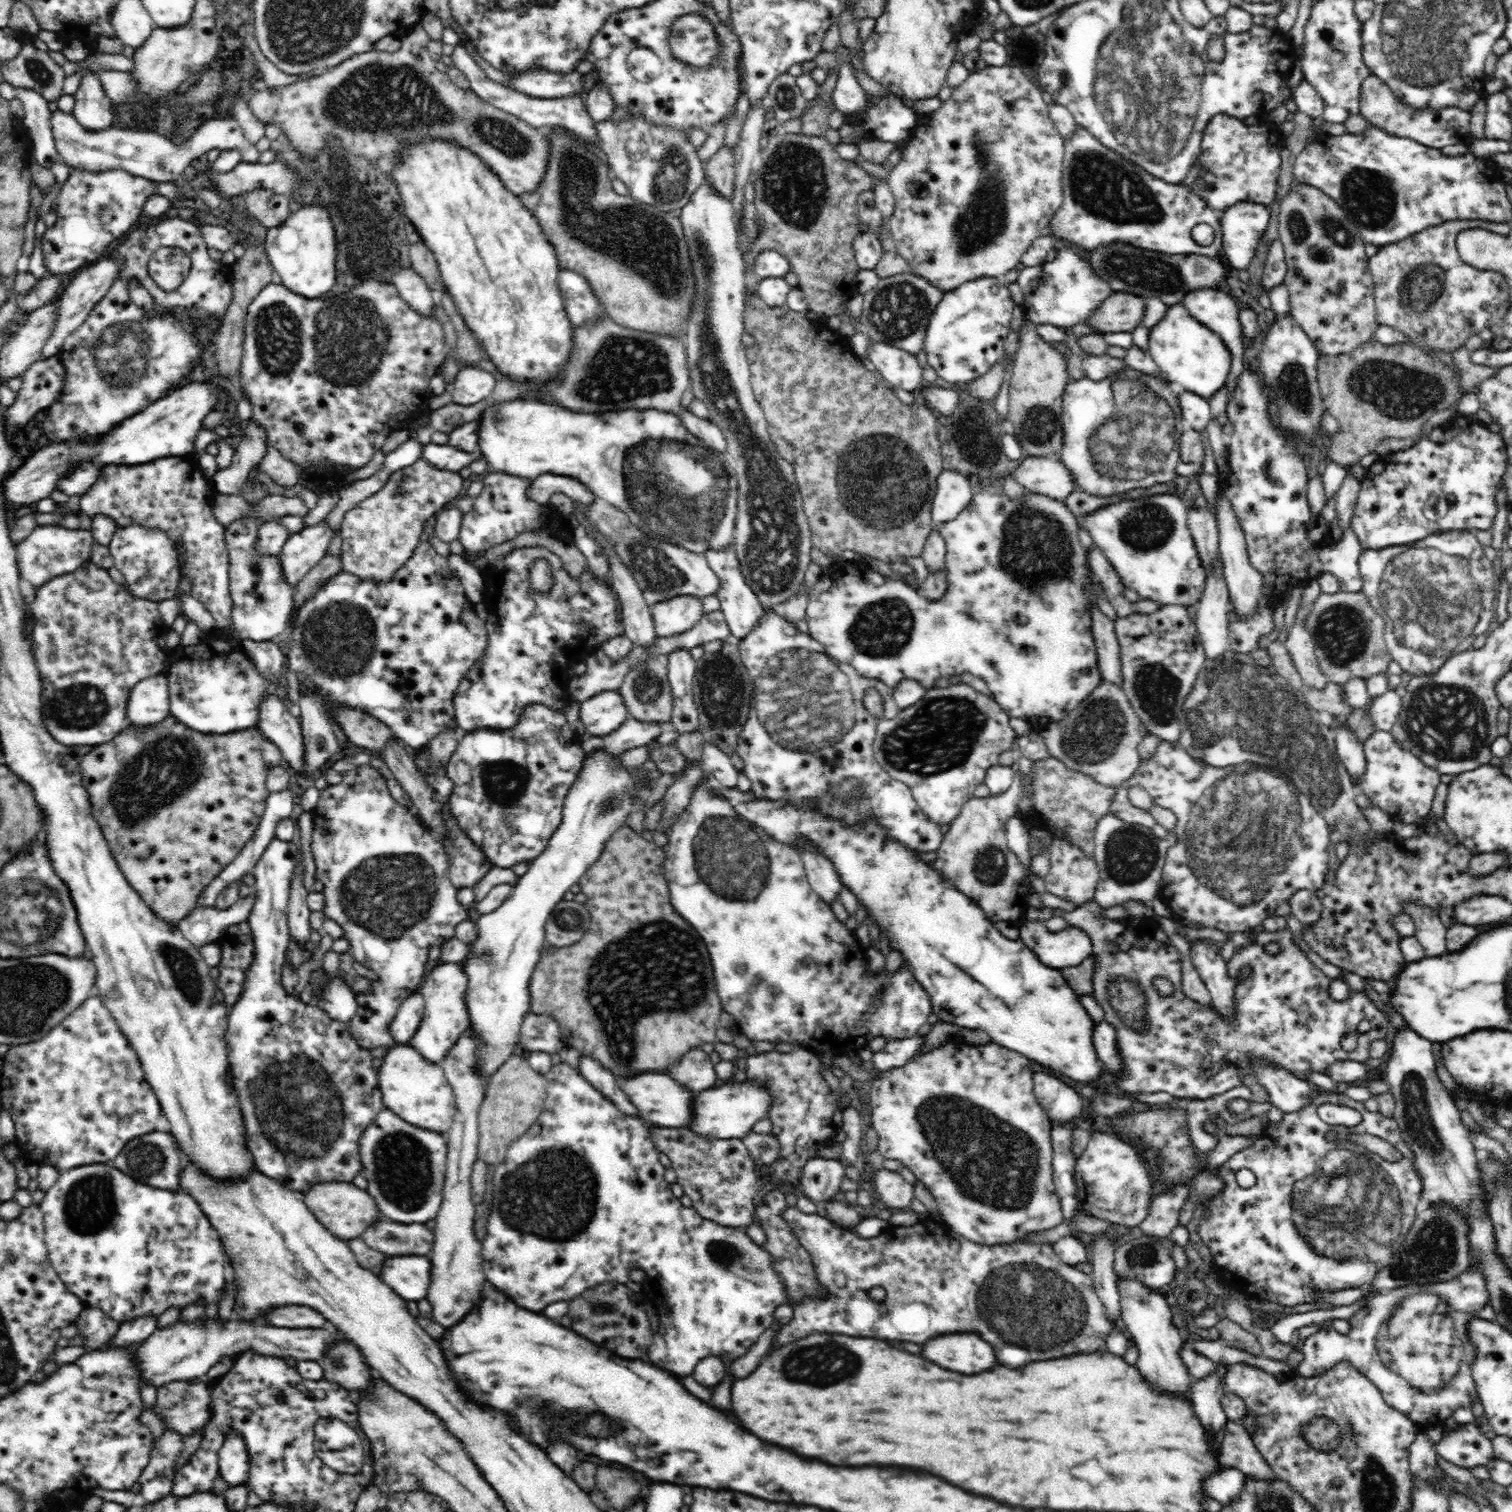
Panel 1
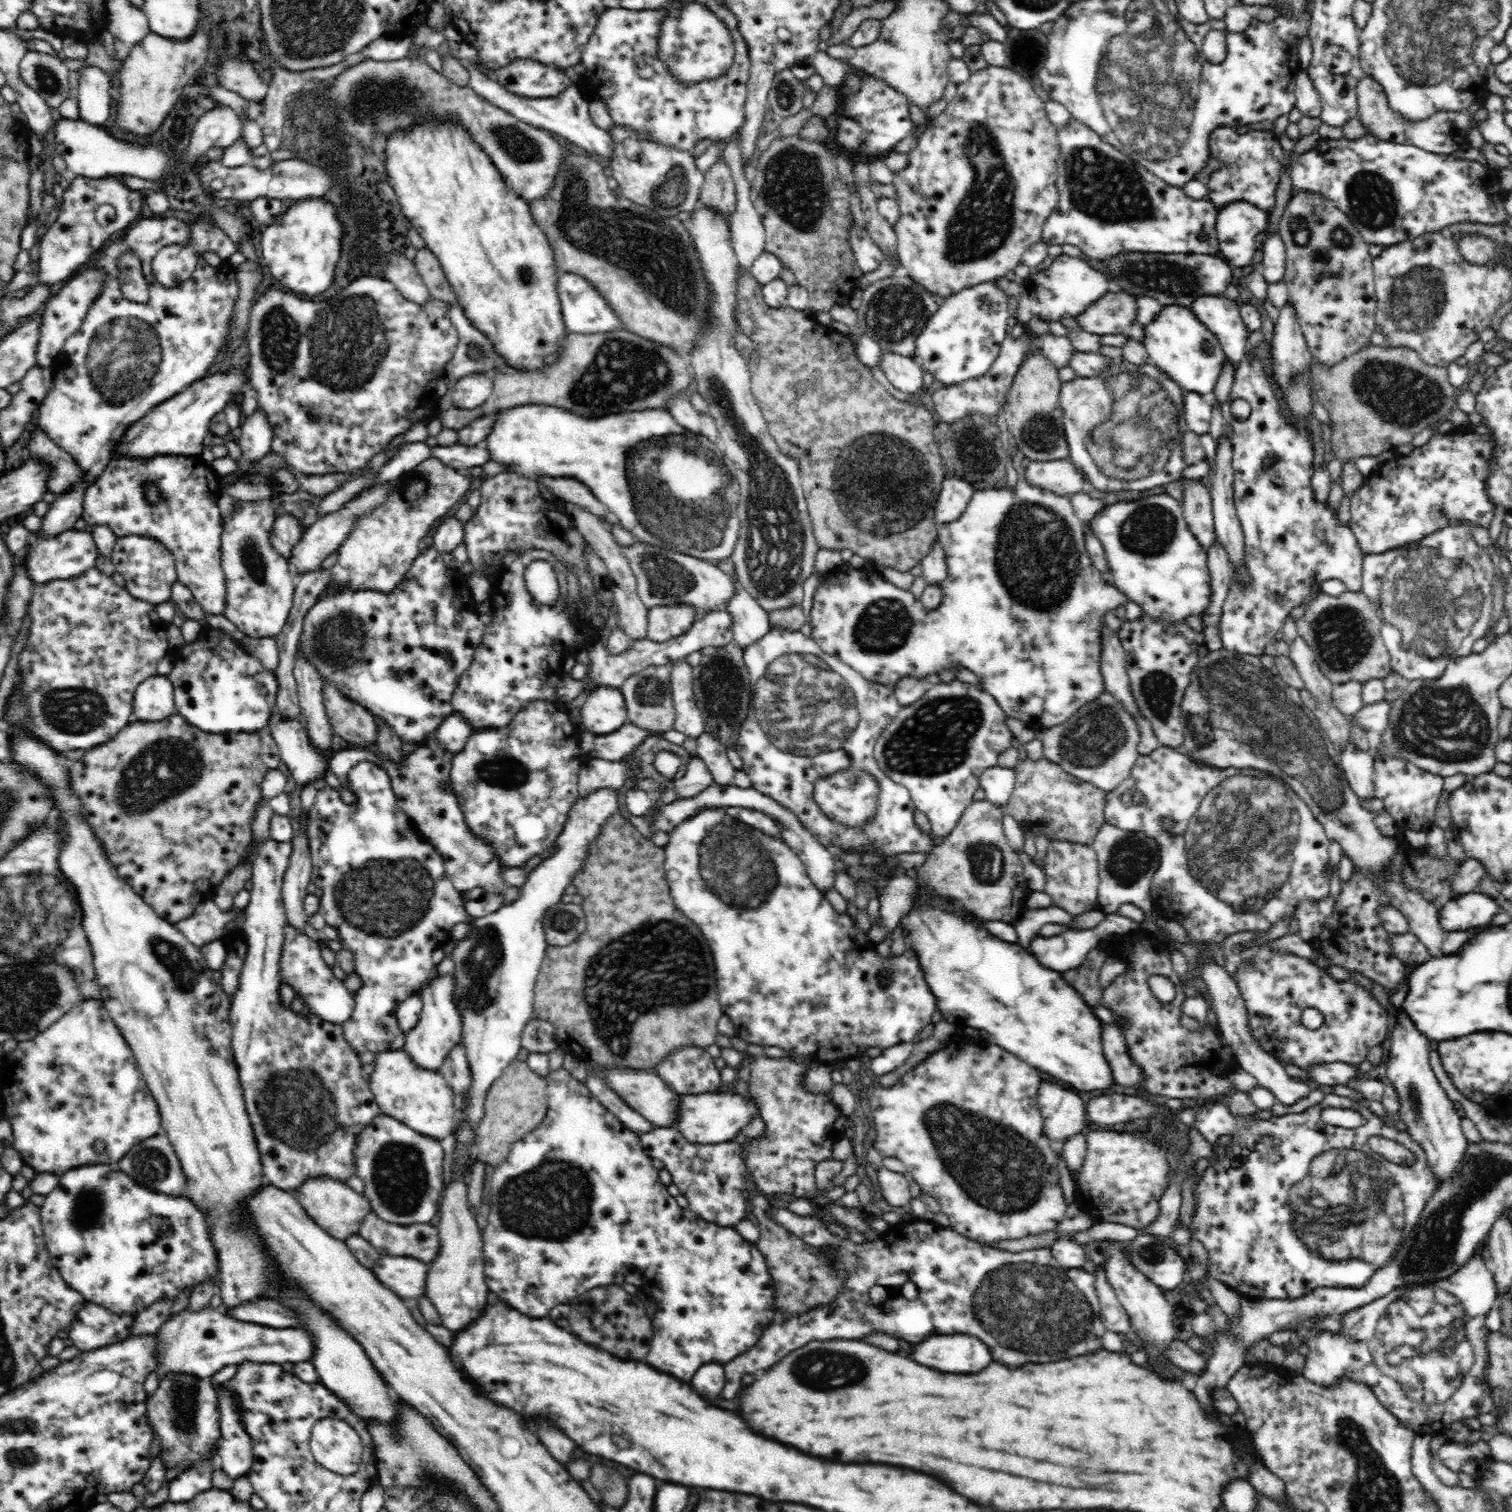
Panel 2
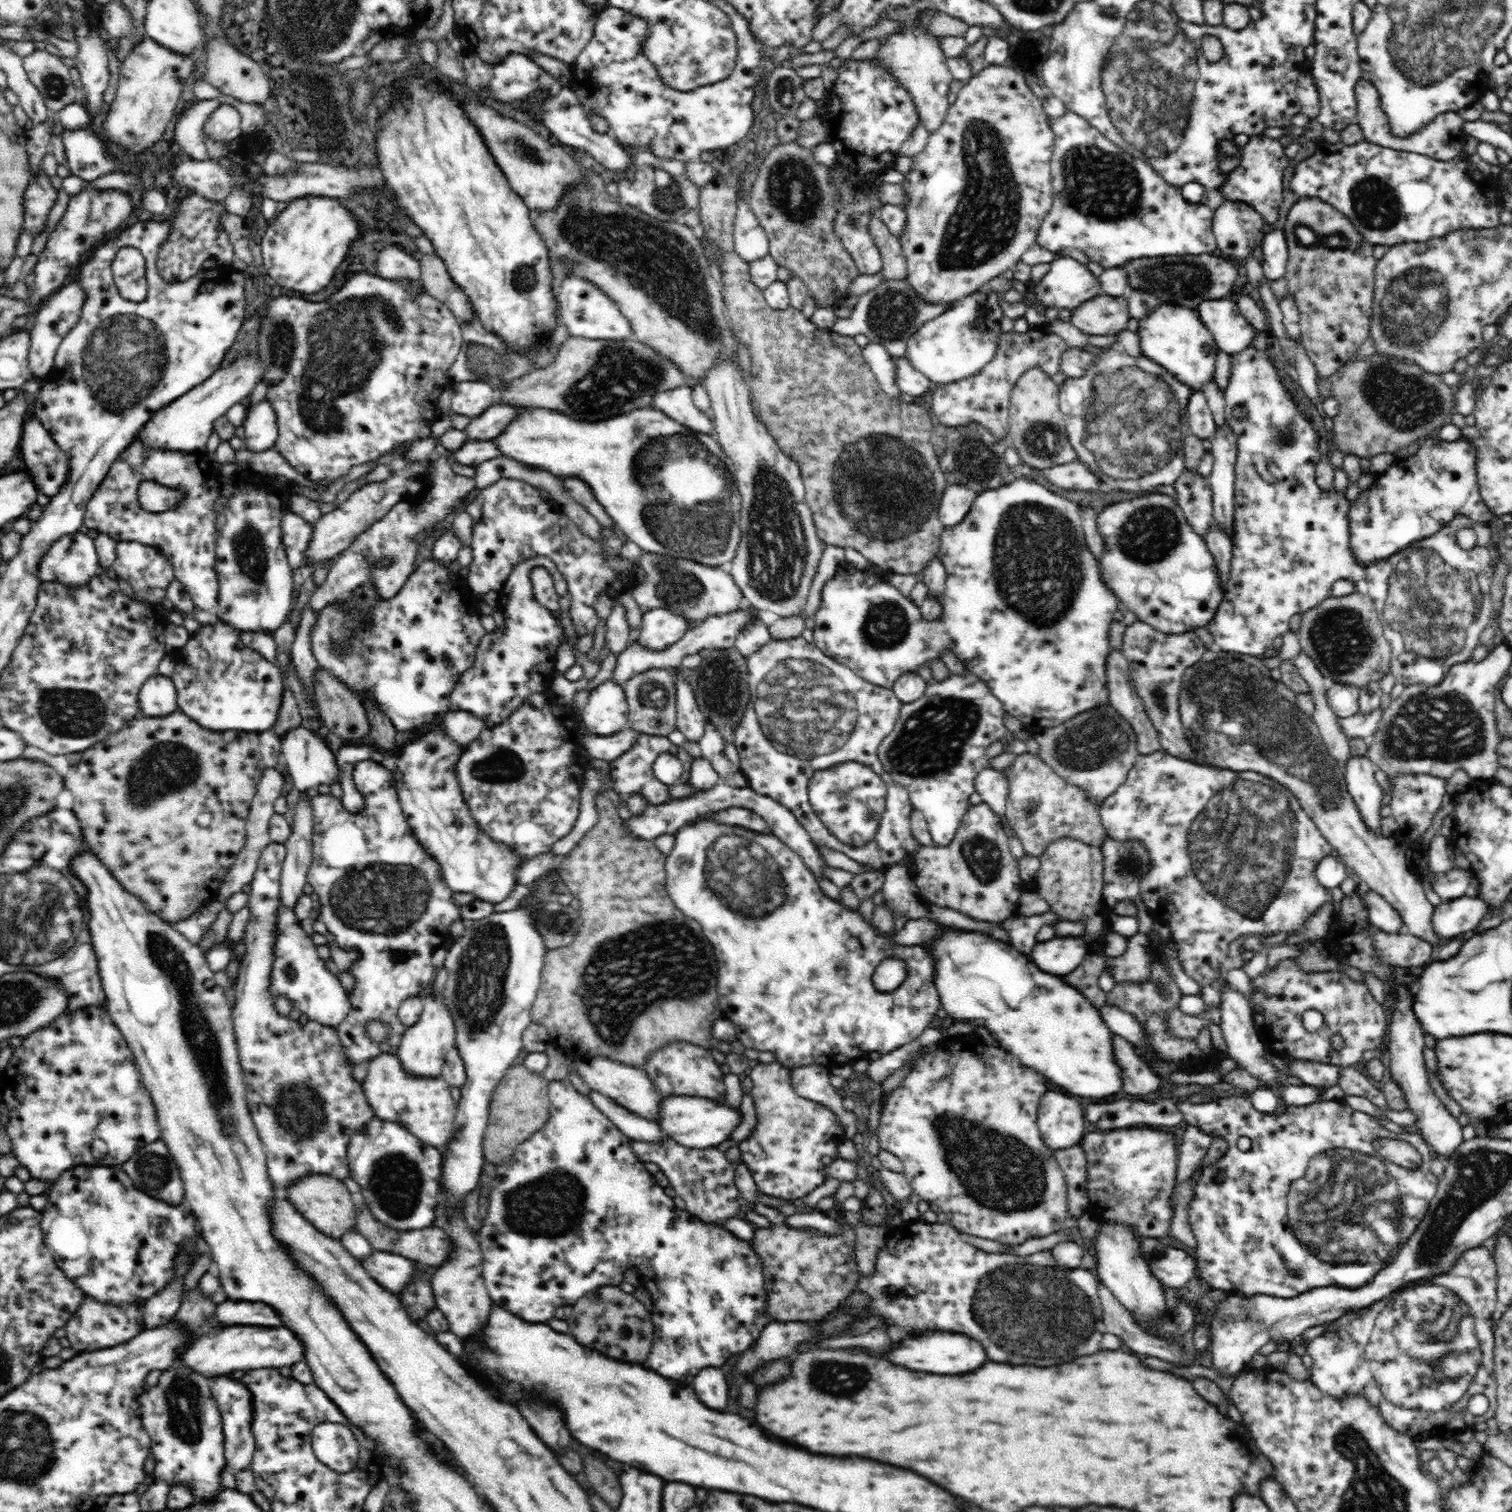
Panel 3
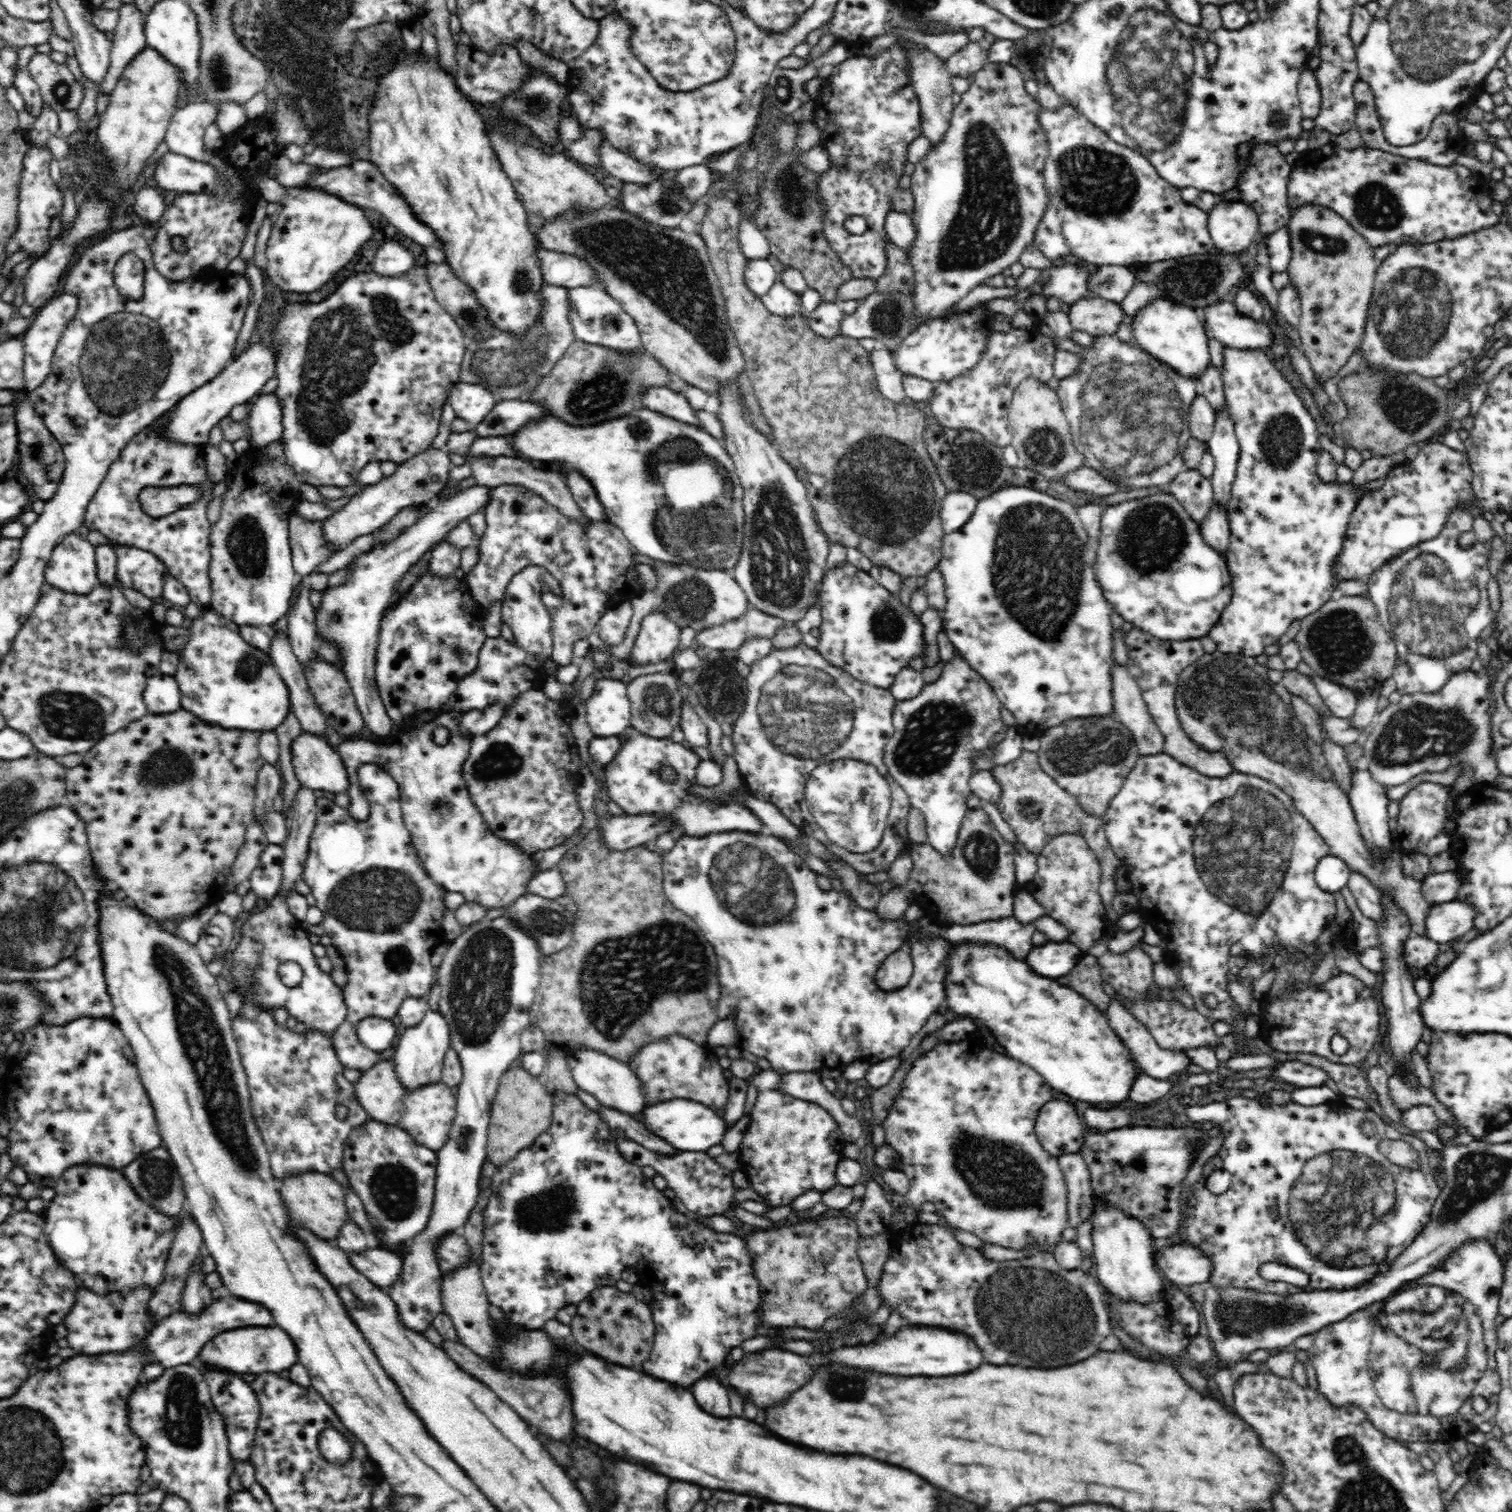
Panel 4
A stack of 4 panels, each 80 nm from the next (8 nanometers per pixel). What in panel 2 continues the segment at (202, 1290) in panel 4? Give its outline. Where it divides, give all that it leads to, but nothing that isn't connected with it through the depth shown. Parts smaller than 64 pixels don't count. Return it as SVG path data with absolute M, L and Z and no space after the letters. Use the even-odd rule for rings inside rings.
M210 1305L206 1308L194 1310L182 1310L174 1314L160 1327L156 1336L156 1348L154 1348L155 1366L158 1380L170 1376L170 1374L194 1375L200 1378L211 1377L220 1372L222 1368L230 1364L240 1365L242 1362L259 1361L260 1364L284 1364L284 1362L306 1362L315 1358L314 1346L317 1348L317 1338L315 1334L304 1328L268 1328L268 1326L255 1324L252 1322L238 1321L231 1316L225 1315L221 1309L214 1309Z

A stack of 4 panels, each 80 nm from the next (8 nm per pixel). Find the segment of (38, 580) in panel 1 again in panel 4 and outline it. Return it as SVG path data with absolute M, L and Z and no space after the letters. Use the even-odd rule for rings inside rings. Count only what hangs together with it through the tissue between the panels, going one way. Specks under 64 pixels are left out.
M78 532L64 536L45 564L45 582L68 593L88 594L98 583L95 546Z

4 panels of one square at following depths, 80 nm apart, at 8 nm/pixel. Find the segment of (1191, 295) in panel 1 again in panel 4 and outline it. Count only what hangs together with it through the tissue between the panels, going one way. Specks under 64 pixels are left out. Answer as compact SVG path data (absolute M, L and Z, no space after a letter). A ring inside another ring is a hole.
M1230 298L1205 305L1201 313L1208 332L1224 348L1263 351L1274 342L1272 328L1266 322L1257 322L1241 314Z

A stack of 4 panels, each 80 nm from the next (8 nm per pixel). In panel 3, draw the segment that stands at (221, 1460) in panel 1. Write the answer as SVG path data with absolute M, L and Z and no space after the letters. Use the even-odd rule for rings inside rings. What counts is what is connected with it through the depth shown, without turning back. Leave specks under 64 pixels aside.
M218 1375L213 1377L211 1393L222 1416L225 1468L230 1471L250 1468L255 1452L255 1438L250 1428L253 1422L253 1404L248 1387L242 1385L239 1380L232 1379L229 1375Z

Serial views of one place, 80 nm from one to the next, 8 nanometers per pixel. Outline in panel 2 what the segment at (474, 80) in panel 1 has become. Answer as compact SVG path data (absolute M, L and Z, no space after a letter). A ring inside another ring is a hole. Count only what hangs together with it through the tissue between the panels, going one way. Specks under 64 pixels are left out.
M462 61L462 65L470 73L469 86L476 91L476 94L495 104L497 108L508 112L516 119L524 121L529 125L541 128L544 131L553 132L553 134L564 140L572 141L578 147L584 148L586 152L597 154L608 160L611 157L611 140L609 134L603 128L596 126L589 114L589 99L580 94L580 90L575 84L572 84L553 97L548 98L526 98L516 96L508 92L501 84L495 80L490 80L479 68L476 63Z

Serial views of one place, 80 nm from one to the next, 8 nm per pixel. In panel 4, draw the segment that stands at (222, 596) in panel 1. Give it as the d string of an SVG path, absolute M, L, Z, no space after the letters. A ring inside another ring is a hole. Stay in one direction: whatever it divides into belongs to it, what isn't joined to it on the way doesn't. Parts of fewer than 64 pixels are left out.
M158 418L152 426L143 428L136 436L133 436L129 440L128 446L120 452L118 460L108 468L107 475L102 479L96 494L86 507L83 524L89 530L98 530L116 545L136 545L139 548L148 549L155 553L167 565L170 576L176 577L184 584L192 602L195 602L198 606L210 607L212 597L210 577L211 545L209 544L211 523L206 517L206 506L211 499L212 482L210 476L207 476L205 458L202 454L203 447L182 447L182 445L174 445L173 442L163 440L157 434L161 418ZM180 485L197 486L197 490L199 490L197 500L185 504L176 509L176 512L168 513L166 516L152 517L144 512L138 500L138 494L142 492L142 488L148 488L148 486L174 488Z

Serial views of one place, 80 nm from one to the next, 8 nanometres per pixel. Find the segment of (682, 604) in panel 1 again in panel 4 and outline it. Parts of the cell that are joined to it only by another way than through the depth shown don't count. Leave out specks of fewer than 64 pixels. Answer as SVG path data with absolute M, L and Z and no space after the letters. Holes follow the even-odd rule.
M652 612L641 620L641 625L630 654L626 657L629 664L646 666L658 664L673 656L678 648L682 628L663 613Z

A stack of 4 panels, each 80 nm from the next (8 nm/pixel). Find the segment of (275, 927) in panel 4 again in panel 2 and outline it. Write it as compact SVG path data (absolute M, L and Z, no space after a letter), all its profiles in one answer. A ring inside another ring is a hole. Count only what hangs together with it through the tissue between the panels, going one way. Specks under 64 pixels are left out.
M287 924L285 930L287 938L283 944L282 960L280 960L281 984L288 984L294 989L295 994L302 996L310 1012L315 1013L322 1020L342 1025L352 1014L355 994L350 993L343 981L332 973L332 968L326 965L320 955L321 943L319 941L311 940L303 930L296 930L290 924Z

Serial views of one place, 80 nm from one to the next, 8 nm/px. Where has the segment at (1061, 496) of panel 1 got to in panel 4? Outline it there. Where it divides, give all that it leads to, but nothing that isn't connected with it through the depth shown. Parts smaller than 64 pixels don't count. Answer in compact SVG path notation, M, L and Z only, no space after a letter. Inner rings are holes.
M1083 465L1078 470L1072 470L1068 474L1064 474L1064 478L1060 482L1066 484L1070 488L1078 488L1078 490L1086 490L1098 496L1110 496L1116 490L1124 490L1118 484L1106 480L1104 473L1099 473L1096 469Z

